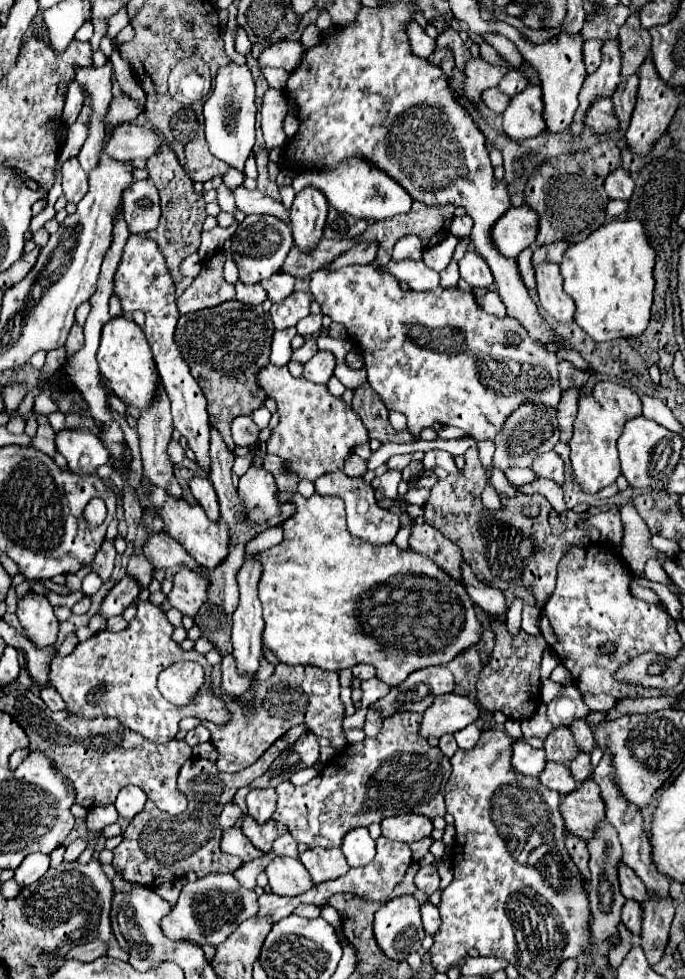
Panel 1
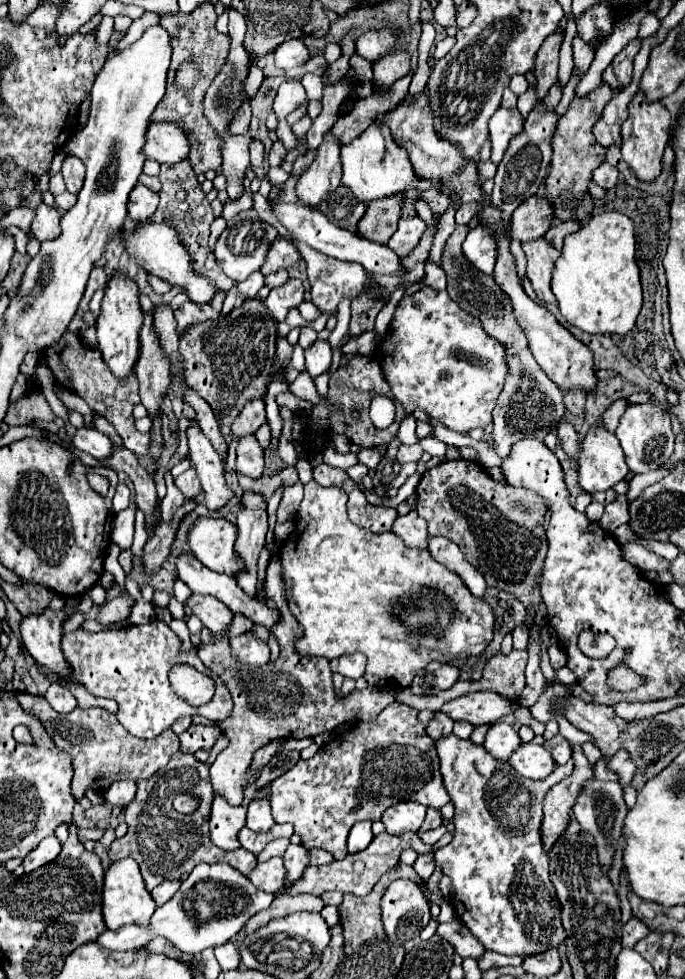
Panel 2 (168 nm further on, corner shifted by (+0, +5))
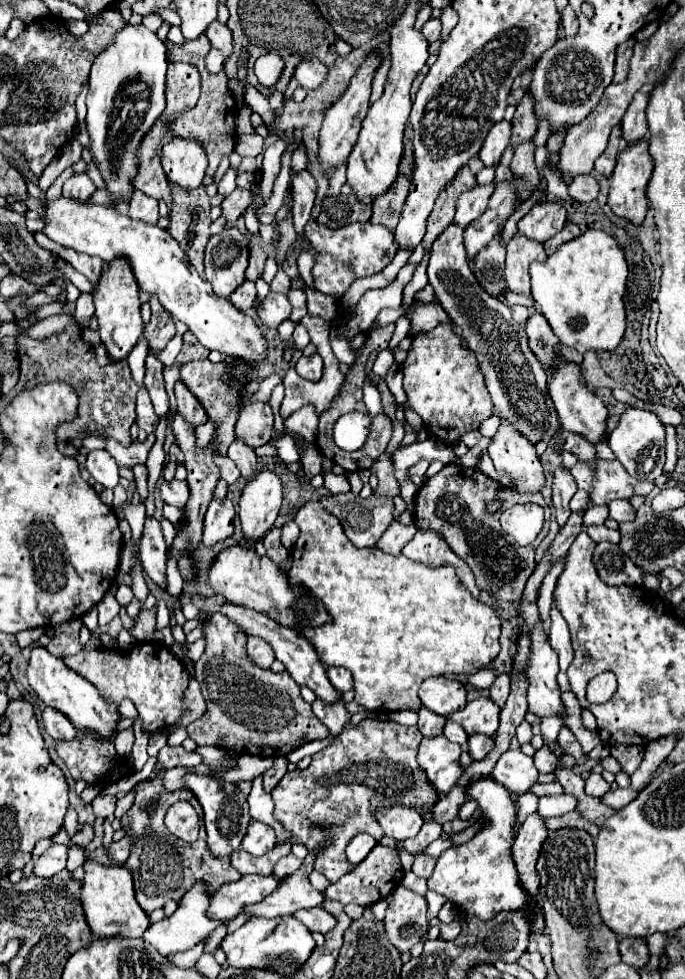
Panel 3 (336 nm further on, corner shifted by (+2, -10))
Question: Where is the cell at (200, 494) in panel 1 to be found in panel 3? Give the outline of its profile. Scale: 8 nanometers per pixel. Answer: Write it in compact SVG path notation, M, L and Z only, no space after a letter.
M172 479L172 481L162 481L160 483L160 497L164 503L168 505L174 505L174 507L184 507L186 501L188 501L188 483L186 481L178 481L178 479Z

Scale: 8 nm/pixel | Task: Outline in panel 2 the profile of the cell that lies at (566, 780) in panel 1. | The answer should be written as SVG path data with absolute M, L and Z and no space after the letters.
M522 744L522 748L518 748L518 752L514 752L514 756L510 756L510 764L512 768L526 776L526 778L546 778L554 772L556 762L552 760L552 754L536 744Z

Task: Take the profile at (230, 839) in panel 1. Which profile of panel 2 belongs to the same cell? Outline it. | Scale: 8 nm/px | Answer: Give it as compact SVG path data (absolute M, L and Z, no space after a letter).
M216 794L210 814L210 838L222 850L238 850L238 830L246 822L244 806L230 806L222 796Z

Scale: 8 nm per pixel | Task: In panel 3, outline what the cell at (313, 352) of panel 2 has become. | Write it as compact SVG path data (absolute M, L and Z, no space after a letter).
M316 353L312 357L306 357L302 355L296 365L294 365L296 373L302 377L302 379L308 379L308 381L318 381L322 377L322 357Z

